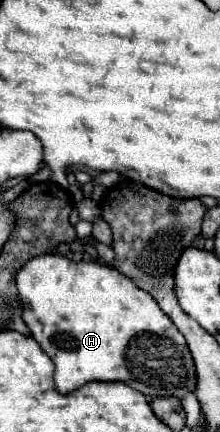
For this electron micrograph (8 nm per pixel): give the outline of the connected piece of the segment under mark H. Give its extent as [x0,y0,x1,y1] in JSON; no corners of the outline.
[17,255,195,399]

